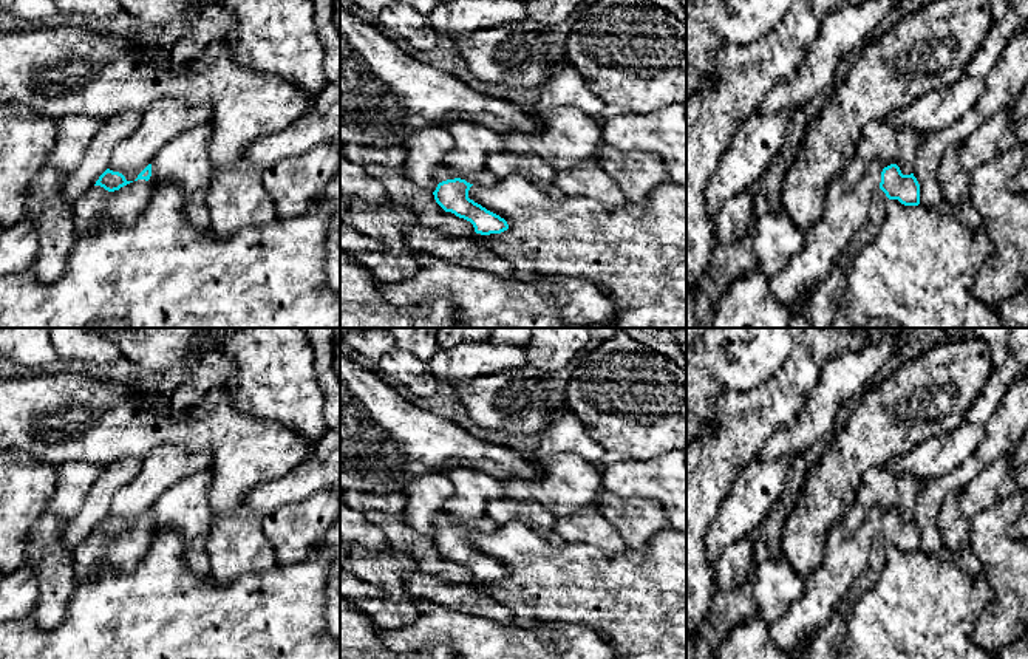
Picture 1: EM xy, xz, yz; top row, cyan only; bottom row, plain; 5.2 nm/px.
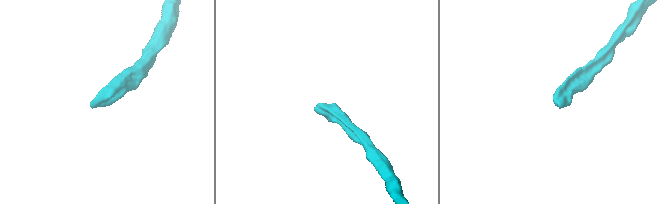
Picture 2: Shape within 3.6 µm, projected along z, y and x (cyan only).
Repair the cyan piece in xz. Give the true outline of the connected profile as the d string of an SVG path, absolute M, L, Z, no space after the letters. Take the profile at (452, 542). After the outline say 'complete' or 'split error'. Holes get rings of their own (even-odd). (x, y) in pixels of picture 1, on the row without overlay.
M441 510L434 517L437 534L433 541L445 558L470 568L476 580L501 580L509 575L507 568L468 545L471 532L493 532L496 526L498 524L487 515L473 520L456 520Z; split error

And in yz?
M897 510L883 515L880 535L870 551L870 562L842 597L827 627L815 636L805 653L805 659L838 657L853 606L856 600L880 580L884 571L889 546L898 546L904 552L920 551L920 531L917 524L914 520L903 521Z; split error

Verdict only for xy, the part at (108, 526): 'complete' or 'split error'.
split error

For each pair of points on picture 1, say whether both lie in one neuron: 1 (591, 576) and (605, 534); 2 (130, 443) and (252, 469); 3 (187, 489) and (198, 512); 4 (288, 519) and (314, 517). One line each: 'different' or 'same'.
1: different
2: same
3: same
4: same

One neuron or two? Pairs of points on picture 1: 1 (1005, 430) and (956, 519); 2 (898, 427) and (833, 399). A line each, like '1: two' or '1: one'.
1: two
2: two

